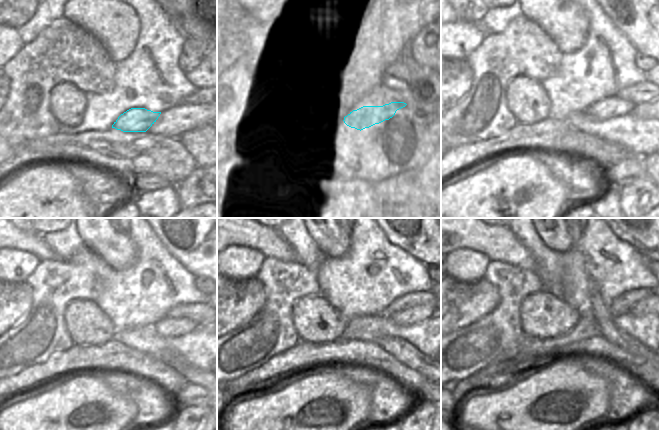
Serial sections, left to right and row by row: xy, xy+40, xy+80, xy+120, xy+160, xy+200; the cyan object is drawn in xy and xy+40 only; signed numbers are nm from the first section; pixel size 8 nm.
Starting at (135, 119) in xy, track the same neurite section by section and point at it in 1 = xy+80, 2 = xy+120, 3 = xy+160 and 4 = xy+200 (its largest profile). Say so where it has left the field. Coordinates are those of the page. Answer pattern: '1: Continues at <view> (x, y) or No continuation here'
1: Continues at xy+80 (614, 106)
2: Continues at xy+120 (176, 319)
3: Continues at xy+160 (415, 314)
4: Continues at xy+200 (644, 307).

